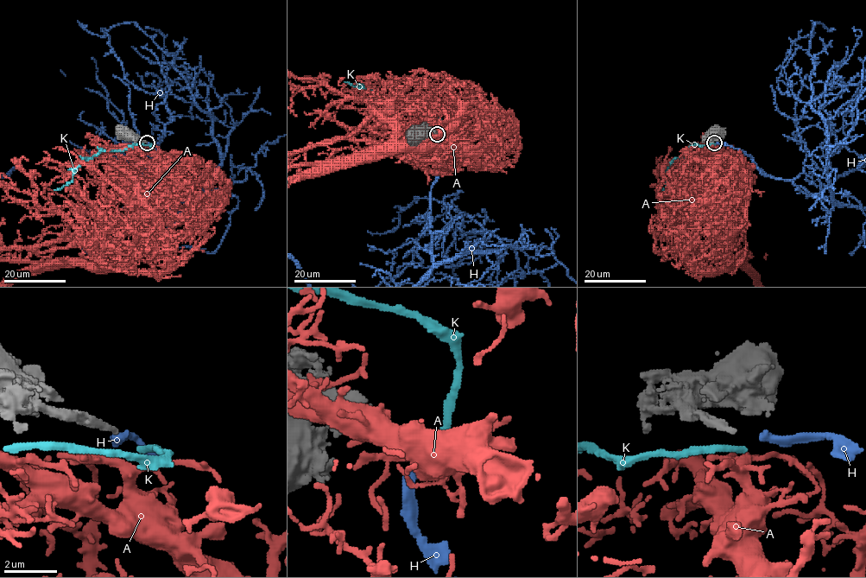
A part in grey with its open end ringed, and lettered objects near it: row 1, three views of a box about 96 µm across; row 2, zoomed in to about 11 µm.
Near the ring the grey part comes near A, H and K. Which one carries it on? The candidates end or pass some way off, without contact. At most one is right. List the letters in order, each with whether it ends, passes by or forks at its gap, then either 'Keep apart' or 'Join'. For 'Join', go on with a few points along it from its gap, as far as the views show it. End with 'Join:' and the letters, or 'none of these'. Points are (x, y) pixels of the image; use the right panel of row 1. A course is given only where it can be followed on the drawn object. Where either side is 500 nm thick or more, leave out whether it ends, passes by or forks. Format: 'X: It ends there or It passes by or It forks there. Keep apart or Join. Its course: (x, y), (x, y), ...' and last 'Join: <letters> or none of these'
A: It forks there. Keep apart
H: It ends there. Join
K: It ends there. Keep apart
Join: H

